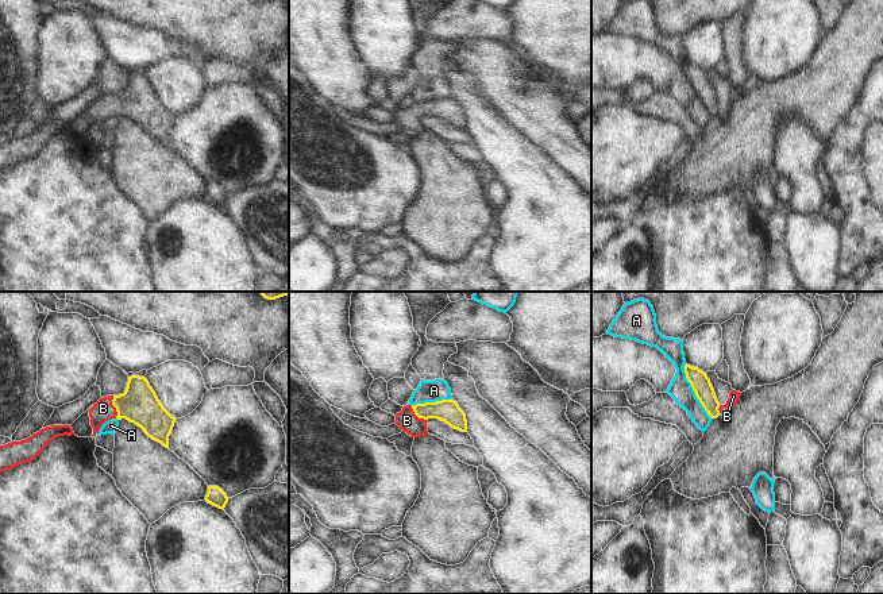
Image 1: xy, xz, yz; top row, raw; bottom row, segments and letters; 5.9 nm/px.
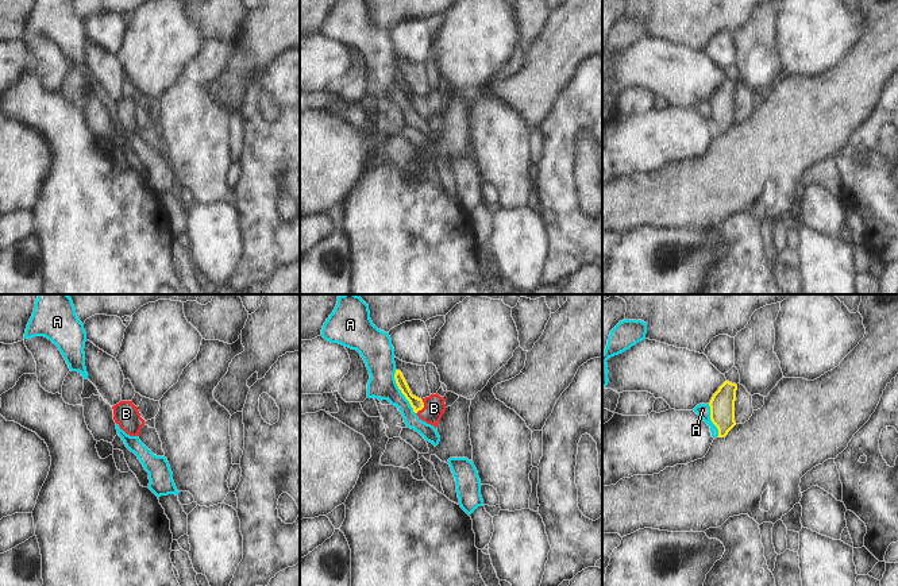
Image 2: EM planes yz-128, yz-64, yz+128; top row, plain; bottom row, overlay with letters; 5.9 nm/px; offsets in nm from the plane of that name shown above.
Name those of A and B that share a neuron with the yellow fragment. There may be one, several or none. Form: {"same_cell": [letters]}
{"same_cell": ["B"]}

